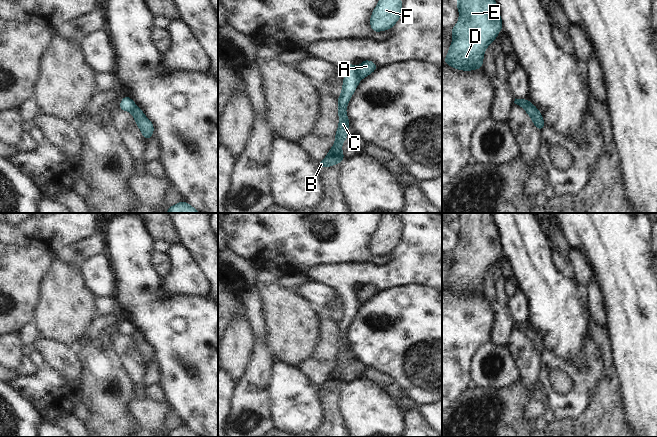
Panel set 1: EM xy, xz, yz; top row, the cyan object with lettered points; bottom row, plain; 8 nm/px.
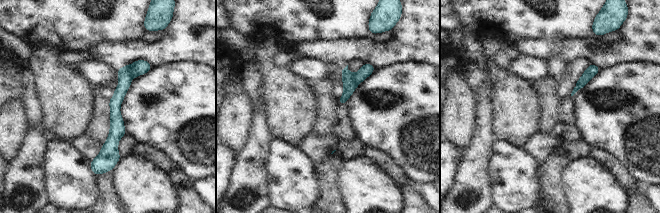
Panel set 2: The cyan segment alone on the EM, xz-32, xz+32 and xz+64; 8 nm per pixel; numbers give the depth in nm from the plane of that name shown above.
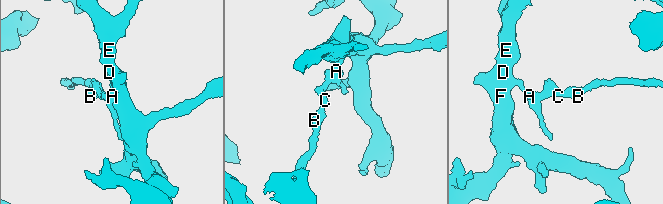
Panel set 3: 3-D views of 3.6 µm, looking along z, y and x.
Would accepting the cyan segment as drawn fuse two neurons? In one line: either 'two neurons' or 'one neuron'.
two neurons

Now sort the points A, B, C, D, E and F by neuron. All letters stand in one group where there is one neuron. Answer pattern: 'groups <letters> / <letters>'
groups A D E F / B C

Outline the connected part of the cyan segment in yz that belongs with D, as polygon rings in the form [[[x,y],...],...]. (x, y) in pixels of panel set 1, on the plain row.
[[[458,213],[459,244],[450,253],[453,265],[442,286],[466,296],[483,291],[484,275],[503,253],[491,213]]]

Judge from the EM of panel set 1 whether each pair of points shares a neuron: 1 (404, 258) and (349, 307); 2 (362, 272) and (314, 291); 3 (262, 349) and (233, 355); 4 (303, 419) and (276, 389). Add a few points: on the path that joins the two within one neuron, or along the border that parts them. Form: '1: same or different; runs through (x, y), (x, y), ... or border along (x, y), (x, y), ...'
1: same; runs through (386, 275), (359, 275), (349, 285), (349, 288)
2: different; border along (313, 280), (330, 285), (335, 290), (338, 301)
3: different; border along (256, 342), (252, 356), (243, 372)
4: same; runs through (297, 412), (283, 396)

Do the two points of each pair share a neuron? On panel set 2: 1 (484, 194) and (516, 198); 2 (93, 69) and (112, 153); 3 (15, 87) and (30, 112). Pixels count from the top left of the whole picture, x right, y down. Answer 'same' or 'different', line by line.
1: different
2: different
3: different

